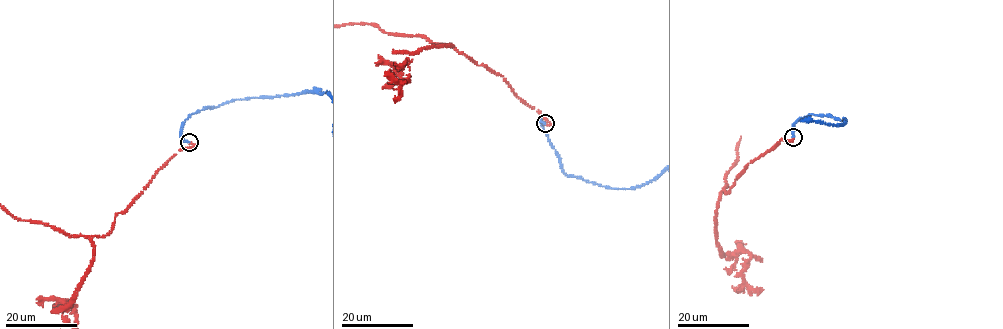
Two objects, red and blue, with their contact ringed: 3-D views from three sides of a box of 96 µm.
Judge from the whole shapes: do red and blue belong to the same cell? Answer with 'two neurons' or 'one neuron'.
one neuron

